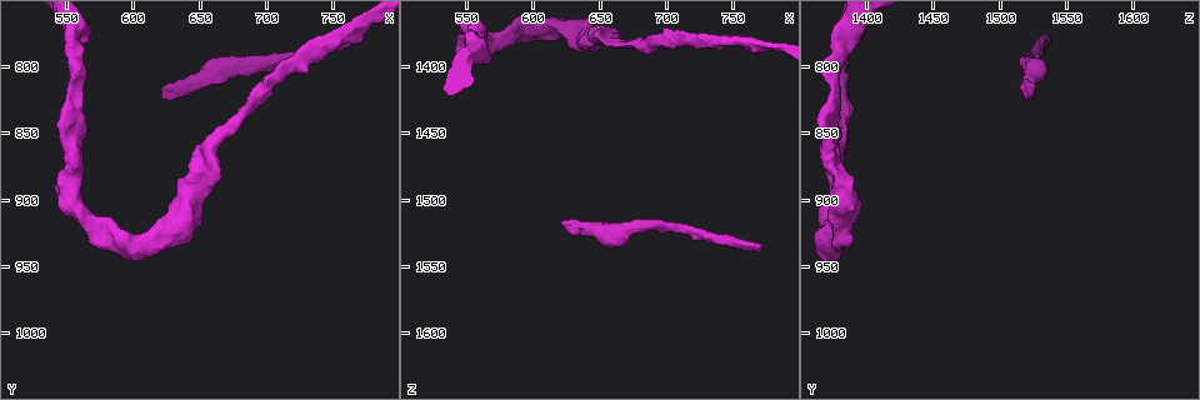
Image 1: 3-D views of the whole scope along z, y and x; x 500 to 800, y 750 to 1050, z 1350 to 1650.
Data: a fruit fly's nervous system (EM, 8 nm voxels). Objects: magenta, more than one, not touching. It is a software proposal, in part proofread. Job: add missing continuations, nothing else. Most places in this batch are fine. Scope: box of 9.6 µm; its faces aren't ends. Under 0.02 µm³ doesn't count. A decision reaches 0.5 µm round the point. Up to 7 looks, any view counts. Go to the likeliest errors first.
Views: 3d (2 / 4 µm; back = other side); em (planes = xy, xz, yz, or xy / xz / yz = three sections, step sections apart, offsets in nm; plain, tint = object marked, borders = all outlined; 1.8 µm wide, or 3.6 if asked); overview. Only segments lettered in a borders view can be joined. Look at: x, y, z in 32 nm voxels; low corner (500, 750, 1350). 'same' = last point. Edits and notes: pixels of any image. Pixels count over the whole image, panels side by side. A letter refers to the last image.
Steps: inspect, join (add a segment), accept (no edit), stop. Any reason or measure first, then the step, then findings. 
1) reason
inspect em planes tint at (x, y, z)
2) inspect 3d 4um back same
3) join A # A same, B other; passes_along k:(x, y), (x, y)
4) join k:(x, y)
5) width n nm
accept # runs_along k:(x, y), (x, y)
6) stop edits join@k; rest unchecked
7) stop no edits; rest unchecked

long arm stops here
inspect 3d 2um at (770, 780, 1532)

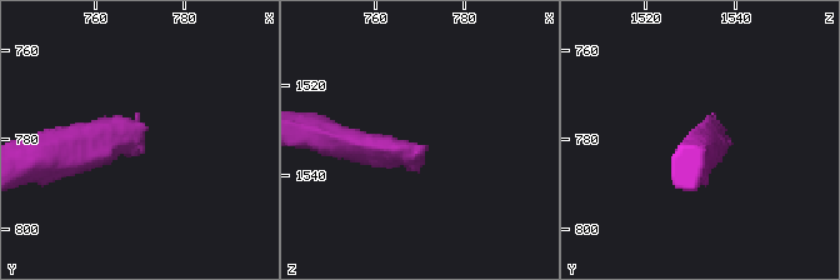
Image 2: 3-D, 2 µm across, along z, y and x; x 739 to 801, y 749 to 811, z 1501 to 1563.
need the tissue
inspect em planes plain at (772, 777, 1534)

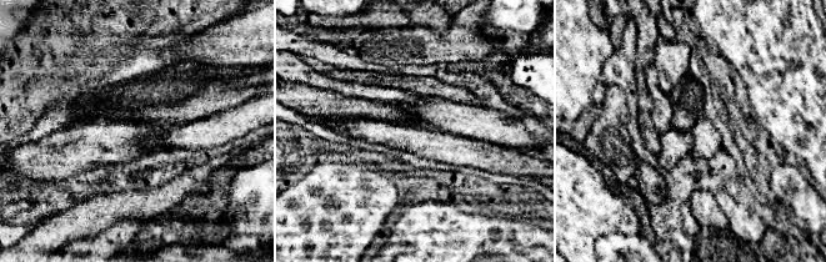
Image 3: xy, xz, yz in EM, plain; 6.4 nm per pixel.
inspect em planes borders same

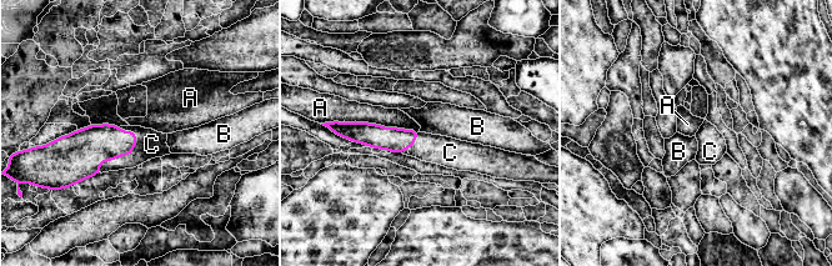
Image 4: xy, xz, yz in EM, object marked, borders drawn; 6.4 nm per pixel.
width 160 nm
join C # A other, B other, C same; passes_along 4:(83, 151), (121, 155), (151, 144); the neuron continues

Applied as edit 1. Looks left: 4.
stops while still wide
inspect em 3.6um yz step 16 tint at (620, 820, 1518)

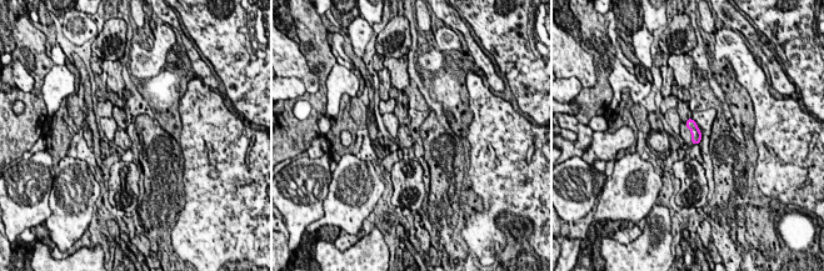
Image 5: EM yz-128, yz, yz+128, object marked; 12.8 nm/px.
inspect em 3.6um planes borders same

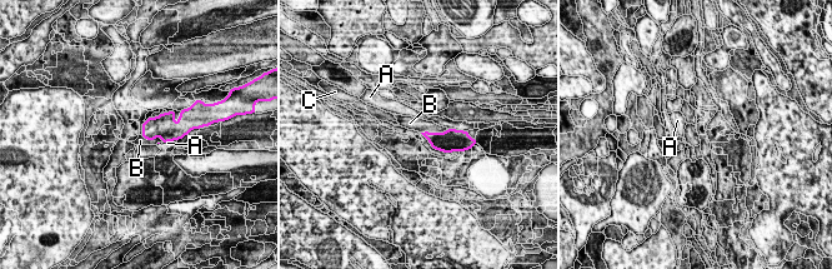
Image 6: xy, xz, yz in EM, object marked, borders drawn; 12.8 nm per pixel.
join B # A other, B same, C other; it goes on there

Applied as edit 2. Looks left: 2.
stop edits join@4, join@6; rest unchecked

